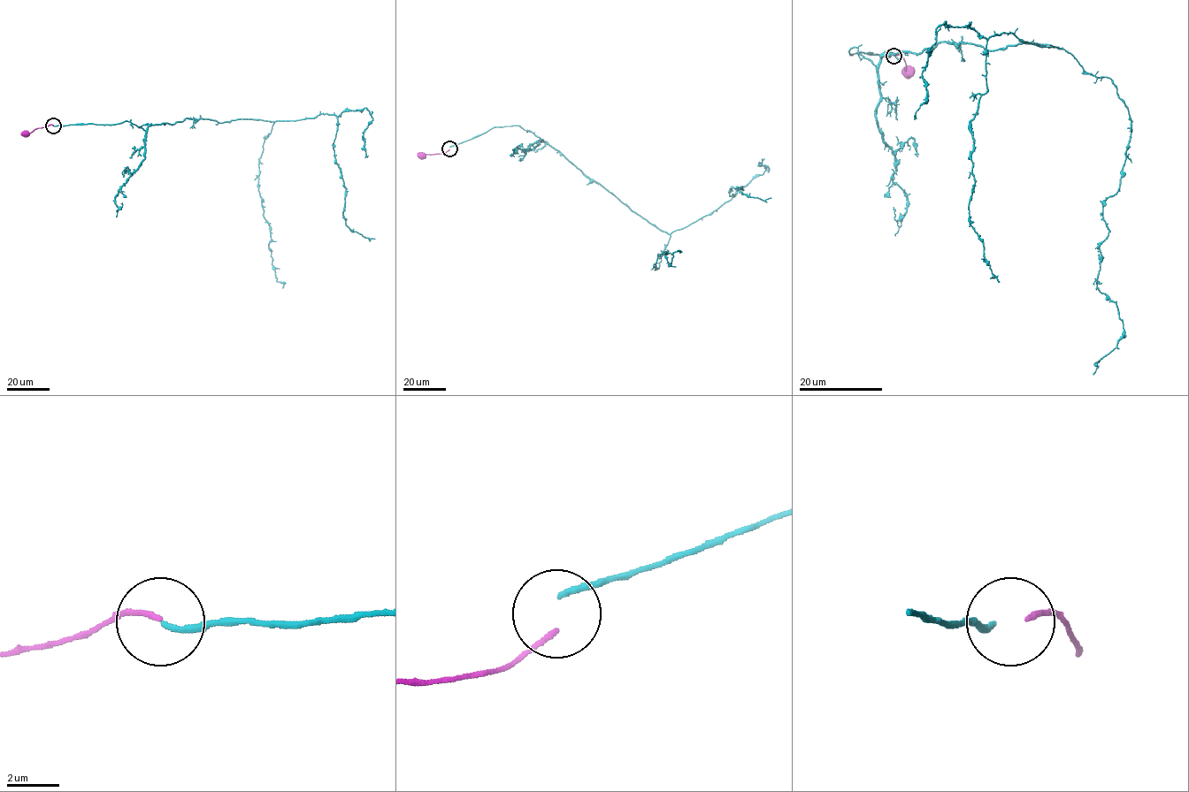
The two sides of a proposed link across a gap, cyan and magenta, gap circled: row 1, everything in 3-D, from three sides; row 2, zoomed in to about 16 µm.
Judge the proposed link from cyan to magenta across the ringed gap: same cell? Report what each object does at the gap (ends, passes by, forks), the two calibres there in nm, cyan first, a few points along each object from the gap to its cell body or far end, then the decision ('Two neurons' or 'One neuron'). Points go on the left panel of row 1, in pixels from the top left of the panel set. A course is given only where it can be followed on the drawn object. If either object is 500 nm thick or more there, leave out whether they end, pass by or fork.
At the ring cyan ends. At the ring magenta ends. Thickness 200 nm (cyan) against 200 nm. Course of cyan: (53, 125), (125, 121), (144, 130), (185, 118), (296, 120), (333, 114), (345, 224), (374, 239). Course of magenta: (53, 125), (21, 133). Two neurons

